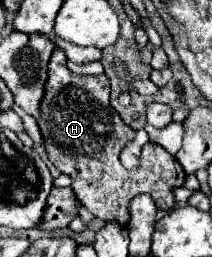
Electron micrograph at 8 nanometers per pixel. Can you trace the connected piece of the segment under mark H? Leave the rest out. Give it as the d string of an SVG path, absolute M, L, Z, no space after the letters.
M55 49L49 59L45 95L39 107L37 125L43 135L43 147L49 161L65 175L71 177L71 187L79 201L99 219L127 225L129 203L137 195L151 195L159 211L175 207L173 189L185 181L185 171L179 161L157 143L143 145L141 163L137 169L127 171L119 165L119 149L135 137L135 131L123 123L119 113L109 105L109 81L105 75L77 75L67 69L67 57Z

